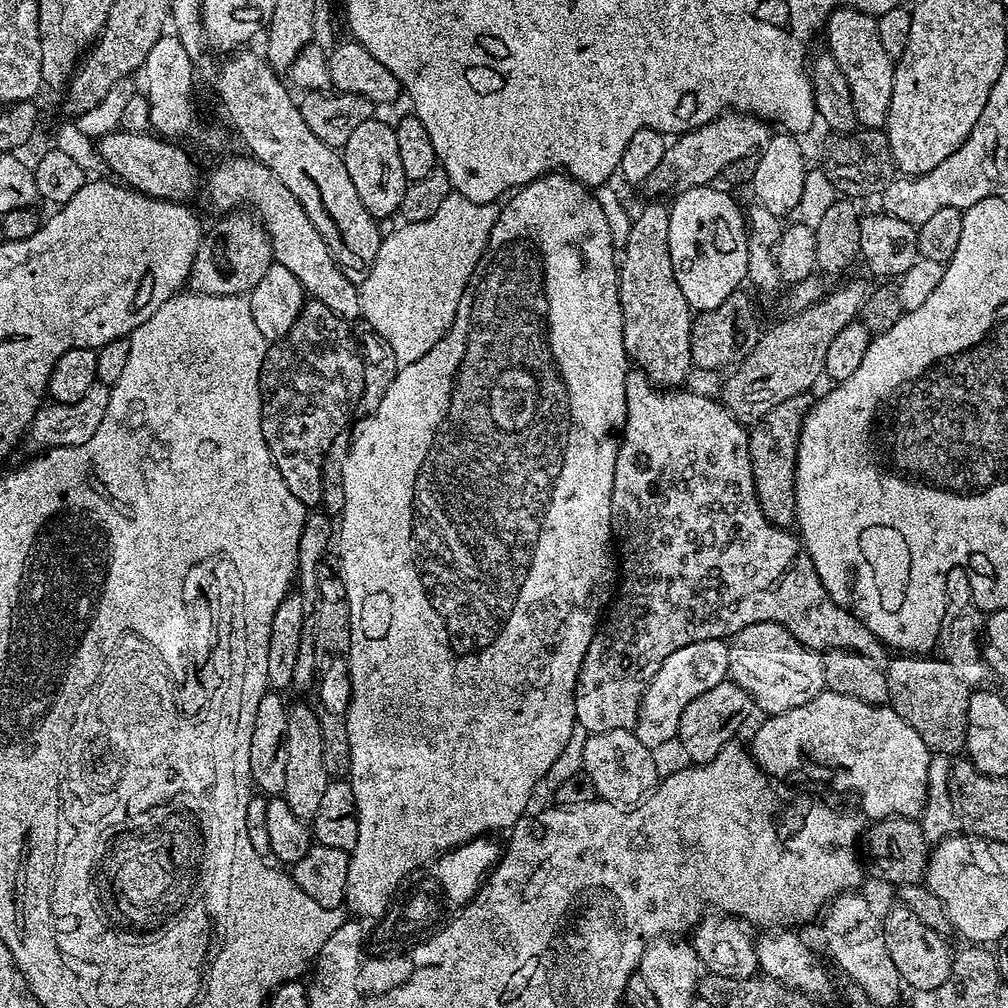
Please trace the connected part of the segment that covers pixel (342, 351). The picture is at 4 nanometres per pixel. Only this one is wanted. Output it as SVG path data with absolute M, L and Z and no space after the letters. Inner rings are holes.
M308 298L305 299L300 313L290 330L282 339L273 340L264 348L262 358L262 370L260 371L260 421L262 422L262 438L266 438L266 446L278 466L278 474L282 474L282 482L286 482L286 487L290 489L290 494L302 502L305 509L312 510L320 504L322 498L322 462L330 450L330 446L345 435L344 427L348 424L348 415L352 411L357 411L360 396L364 393L364 358L360 354L357 337L352 336L349 321L343 320L341 316L336 316L330 306L322 306L322 302Z

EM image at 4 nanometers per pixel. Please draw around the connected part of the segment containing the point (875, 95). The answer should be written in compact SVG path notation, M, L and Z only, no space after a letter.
M836 8L828 16L828 23L822 29L823 35L828 35L828 51L838 62L842 74L846 74L846 86L850 86L850 102L854 102L856 123L860 128L883 129L888 122L890 110L890 94L894 90L894 61L886 50L882 50L882 42L878 42L878 26L876 17L860 12L856 8Z

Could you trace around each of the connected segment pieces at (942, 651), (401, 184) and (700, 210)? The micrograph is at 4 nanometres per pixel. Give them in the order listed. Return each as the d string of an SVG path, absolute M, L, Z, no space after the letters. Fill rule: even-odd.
M949 568L944 576L945 606L942 622L937 634L937 651L950 666L951 670L964 685L979 687L990 673L982 651L982 631L984 614L972 600L969 590L969 578L961 568Z
M379 118L362 122L362 126L358 126L358 130L354 130L354 134L350 134L344 143L342 155L346 174L350 174L350 182L354 182L358 198L362 198L362 206L366 206L368 213L377 220L387 216L395 217L400 211L402 196L409 183L406 174L402 174L395 127Z
M705 186L703 188L691 188L685 192L679 193L671 201L668 217L670 218L670 238L668 245L670 246L670 262L674 266L674 278L678 278L678 287L681 288L682 294L686 294L686 302L689 308L697 313L705 312L706 310L714 310L714 306L722 306L722 302L731 294L737 291L745 283L747 274L747 252L748 252L748 233L746 231L746 221L740 217L738 209L732 205L732 200L724 192L719 192L716 186Z

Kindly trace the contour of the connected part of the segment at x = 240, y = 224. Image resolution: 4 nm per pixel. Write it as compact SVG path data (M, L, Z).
M233 210L219 219L217 224L209 228L207 225L206 235L194 254L186 284L192 292L211 296L243 296L258 286L266 270L270 270L274 263L272 243L268 240L264 225L251 211Z

